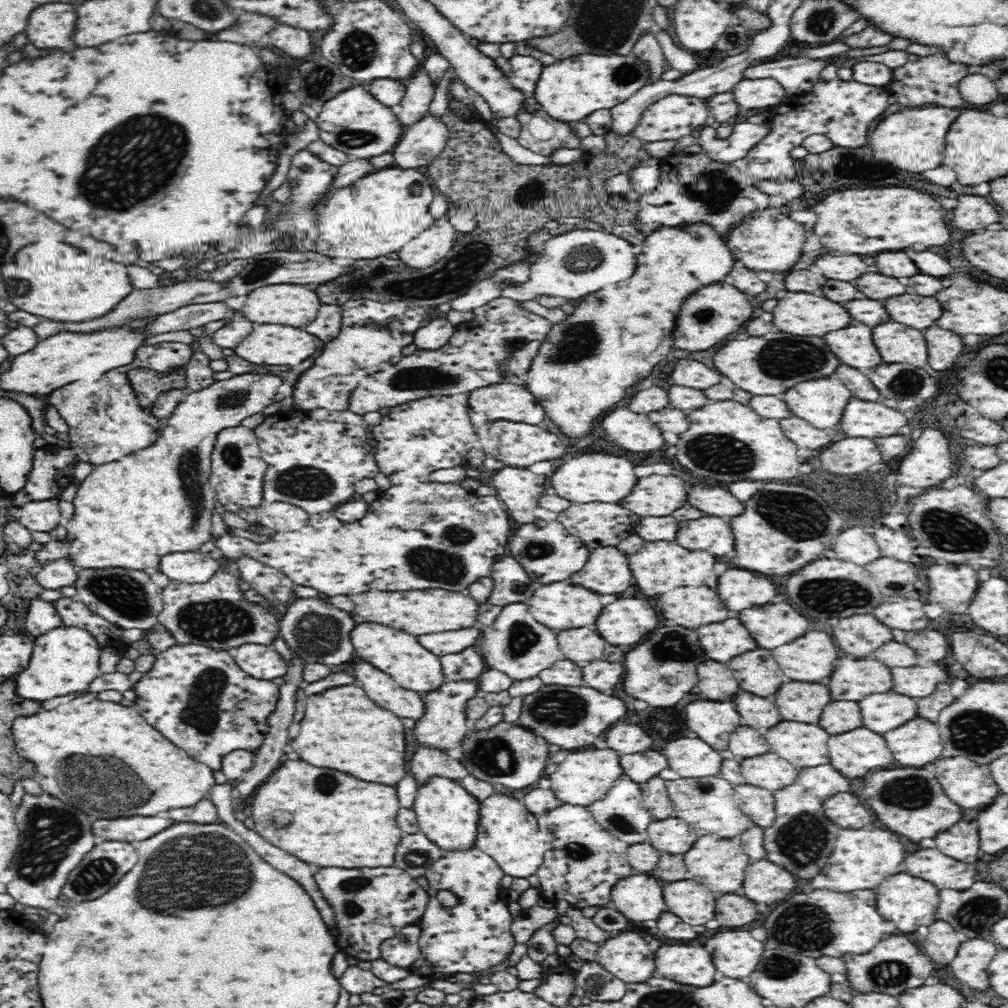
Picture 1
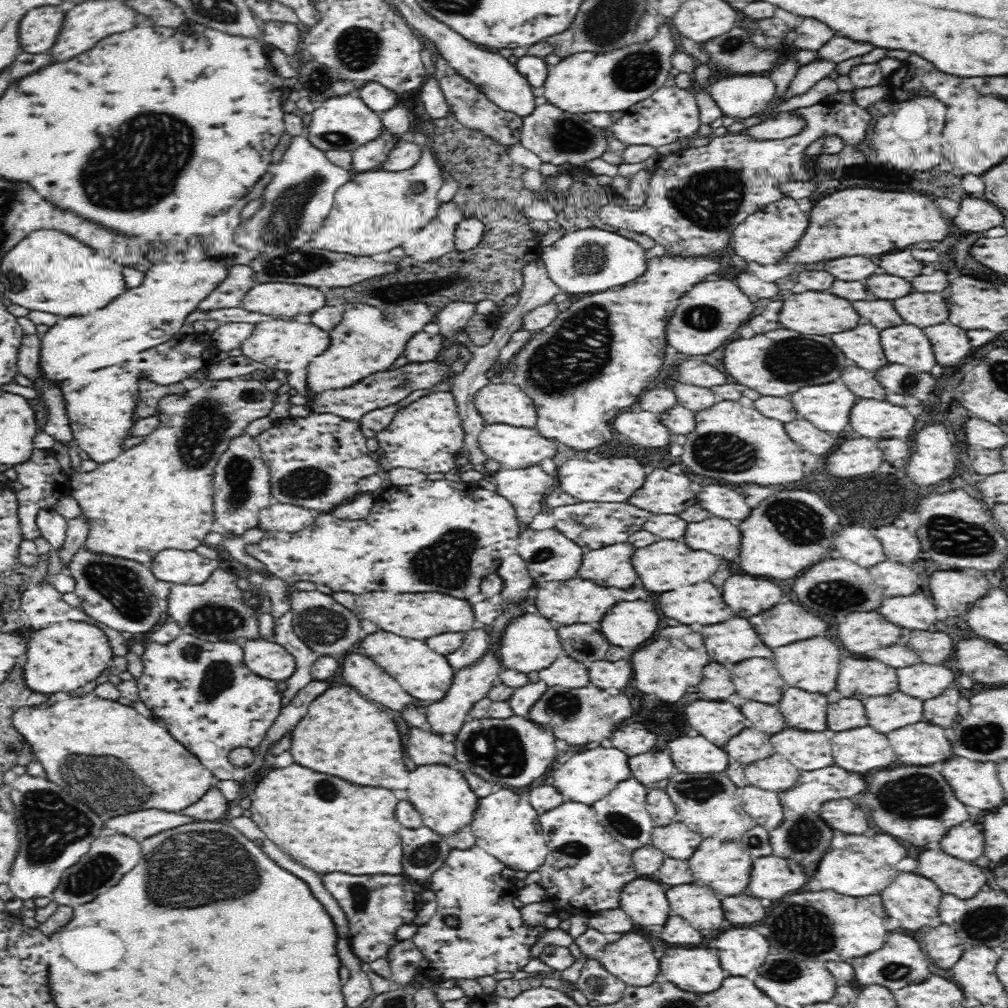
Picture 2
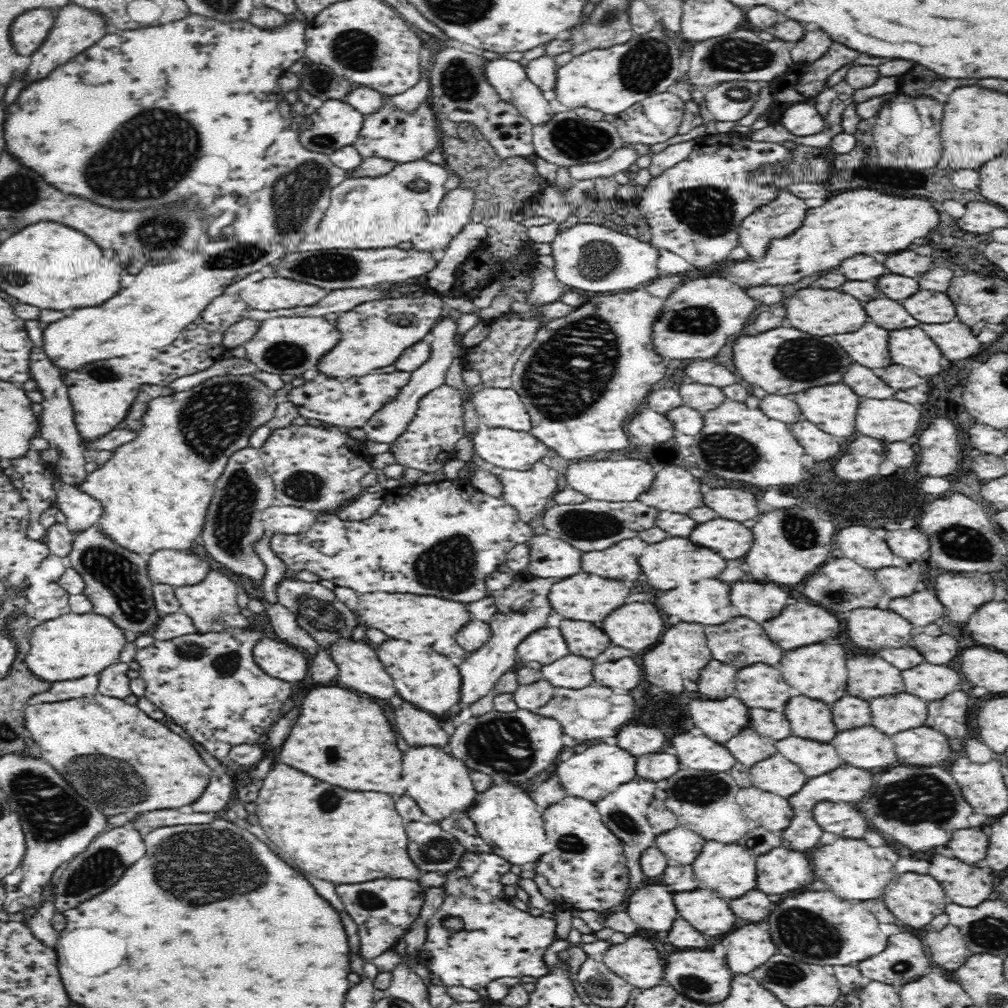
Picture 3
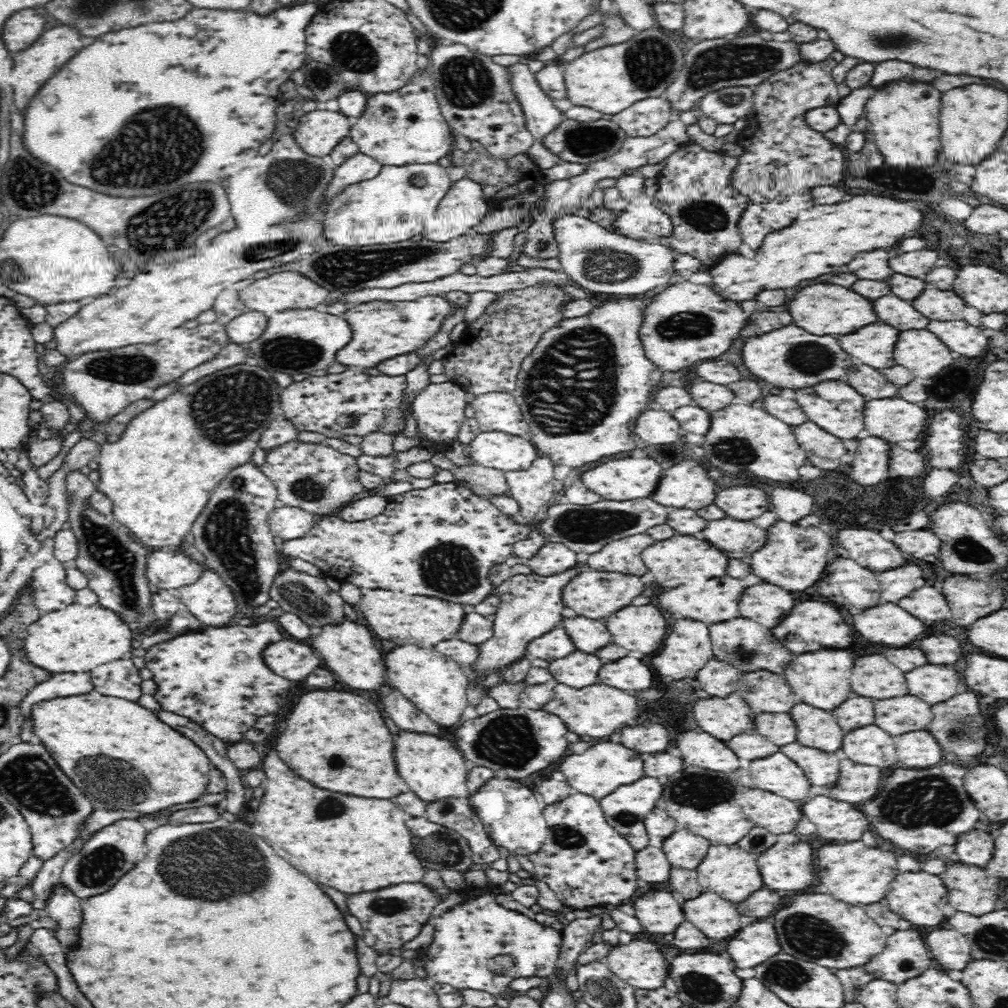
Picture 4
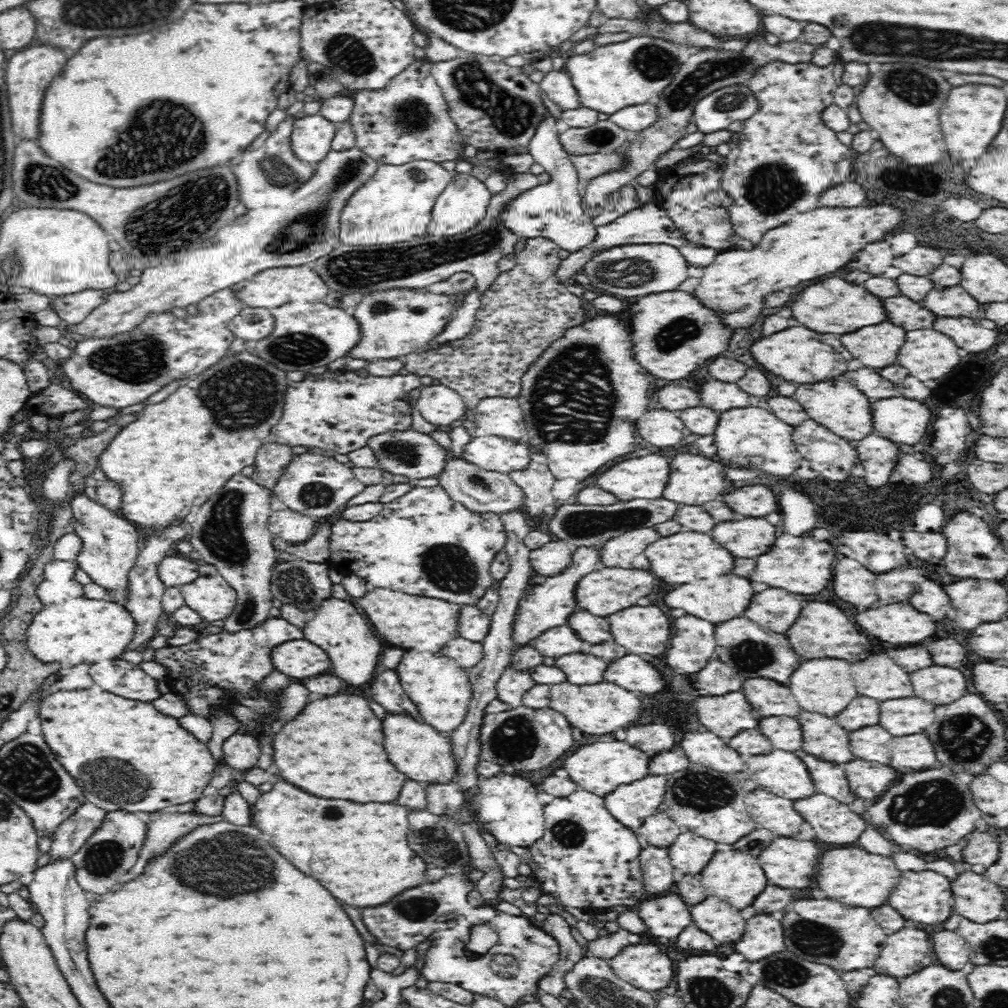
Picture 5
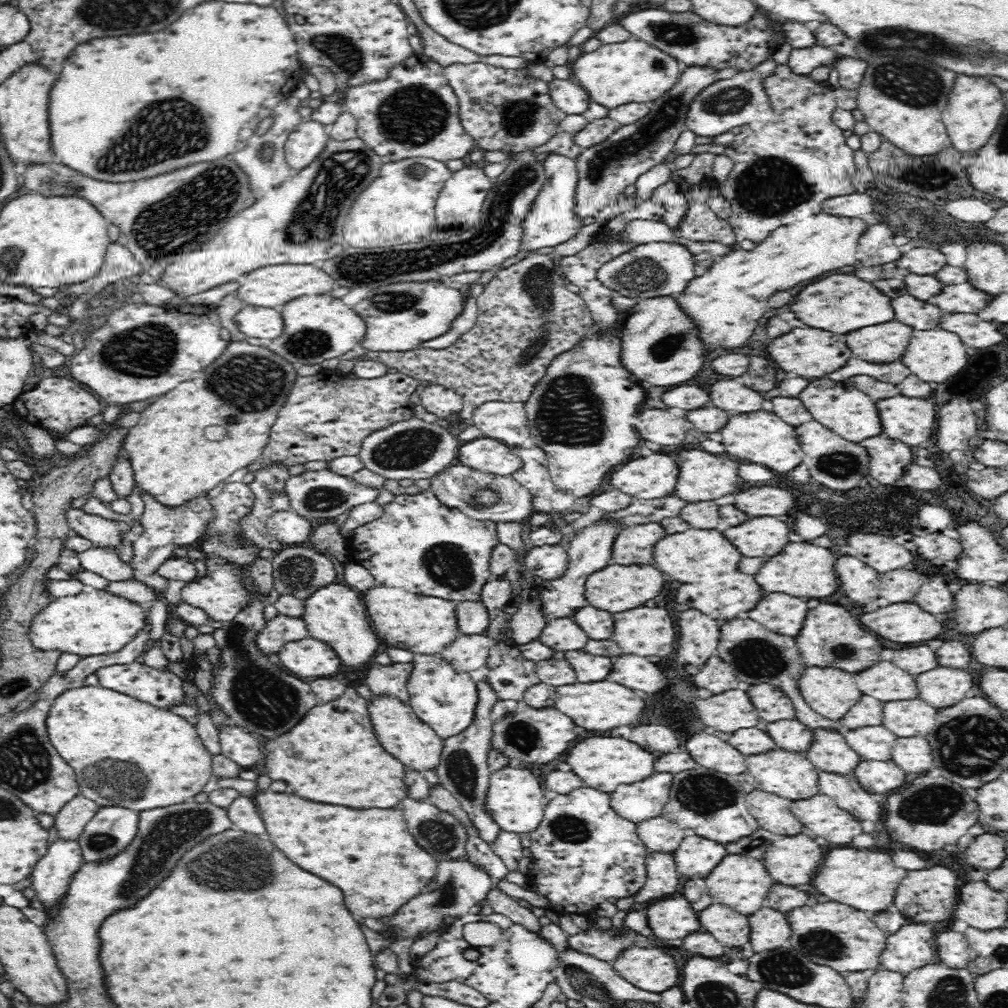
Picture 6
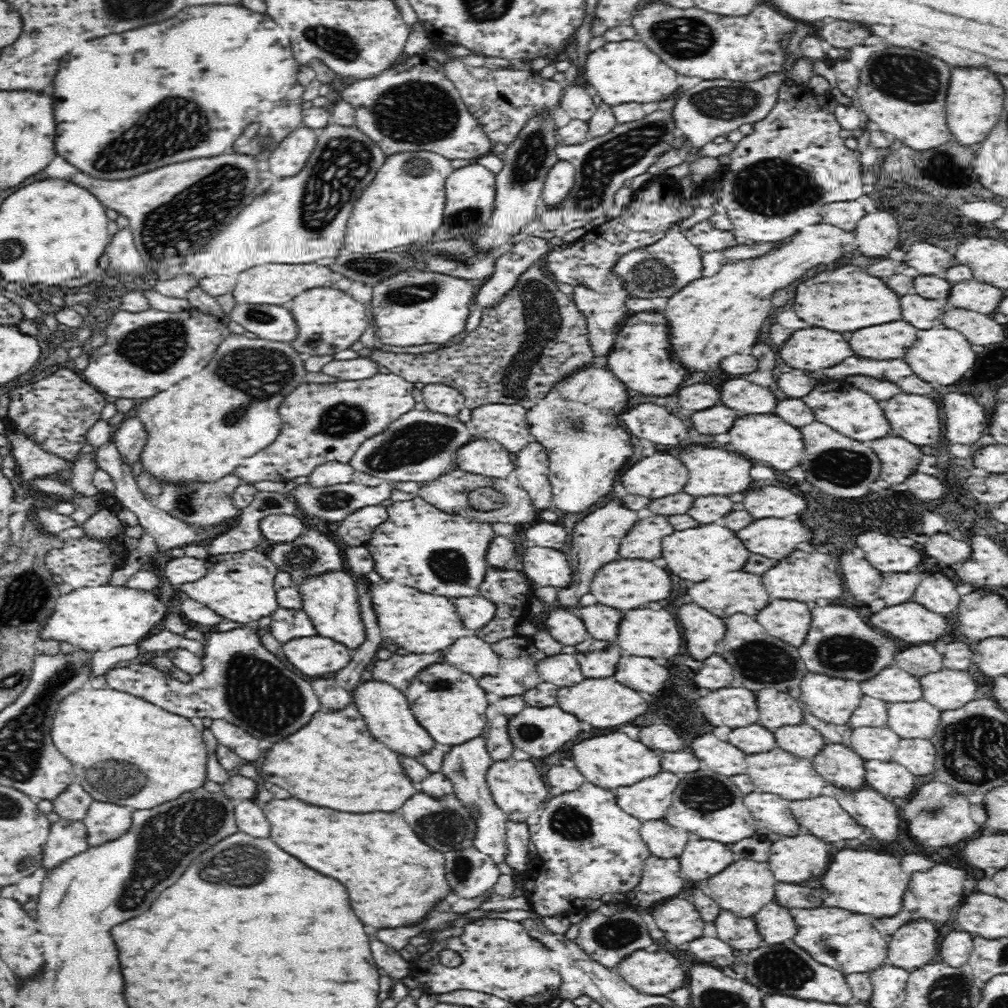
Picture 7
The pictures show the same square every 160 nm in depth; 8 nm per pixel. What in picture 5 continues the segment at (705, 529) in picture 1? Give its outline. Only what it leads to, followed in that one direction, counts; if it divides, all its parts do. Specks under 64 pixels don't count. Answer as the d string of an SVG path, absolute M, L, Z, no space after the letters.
M744 518L738 522L724 522L712 530L714 538L722 542L734 556L752 558L772 550L776 542L776 526L766 518Z

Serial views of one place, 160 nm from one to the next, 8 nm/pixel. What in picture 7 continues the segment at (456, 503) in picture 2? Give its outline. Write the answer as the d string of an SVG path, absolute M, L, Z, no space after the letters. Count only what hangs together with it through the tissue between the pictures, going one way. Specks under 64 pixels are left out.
M420 496L410 500L394 501L387 506L387 511L389 518L376 530L368 544L368 551L374 557L374 570L384 576L384 581L406 584L406 587L451 599L479 594L481 581L484 580L489 567L486 553L492 537L495 536L491 525L478 523L461 515L447 514L428 504Z

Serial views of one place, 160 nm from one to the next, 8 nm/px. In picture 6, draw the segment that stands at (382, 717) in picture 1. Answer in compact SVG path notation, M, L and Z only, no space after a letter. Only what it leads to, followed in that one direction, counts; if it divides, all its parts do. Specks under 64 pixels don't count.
M346 686L344 696L336 702L316 706L310 714L290 730L290 734L278 736L276 740L268 740L263 752L264 768L268 778L274 782L286 782L290 794L296 794L306 800L350 806L350 808L396 808L400 800L408 797L408 785L404 782L404 764L398 762L392 754L388 754L374 736L367 713L366 700L356 692L356 688Z

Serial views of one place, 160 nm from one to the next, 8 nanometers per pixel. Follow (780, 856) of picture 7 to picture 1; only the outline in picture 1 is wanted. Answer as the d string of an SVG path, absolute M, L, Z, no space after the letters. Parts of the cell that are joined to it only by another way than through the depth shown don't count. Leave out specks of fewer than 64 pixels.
M762 859L746 868L744 894L750 900L770 904L786 898L792 890L796 890L796 886L796 876L770 859Z

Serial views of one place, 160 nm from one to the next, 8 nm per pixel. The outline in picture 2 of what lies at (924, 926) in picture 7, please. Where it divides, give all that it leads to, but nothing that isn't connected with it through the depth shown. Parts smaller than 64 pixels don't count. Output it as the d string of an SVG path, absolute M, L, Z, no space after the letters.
M890 934L886 946L877 950L874 954L868 954L866 958L852 958L848 960L856 973L856 984L859 986L882 985L891 991L908 986L910 983L922 982L930 974L930 966L934 959L922 952L922 947L914 938L904 934Z

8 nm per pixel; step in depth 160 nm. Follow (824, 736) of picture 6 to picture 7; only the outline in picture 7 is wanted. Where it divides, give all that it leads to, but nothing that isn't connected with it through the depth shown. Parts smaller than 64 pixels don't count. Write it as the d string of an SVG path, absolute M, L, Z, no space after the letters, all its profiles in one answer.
M827 743L812 762L818 774L839 792L858 792L869 787L864 760L850 748Z

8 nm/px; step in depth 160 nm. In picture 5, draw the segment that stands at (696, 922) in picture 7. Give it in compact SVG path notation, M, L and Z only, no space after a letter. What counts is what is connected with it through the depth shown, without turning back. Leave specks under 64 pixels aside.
M668 893L668 896L662 896L662 898L656 897L654 899L648 899L635 907L636 911L644 922L648 924L650 932L654 936L664 936L664 938L676 938L686 926L690 926L690 912L686 910L686 902L682 902L682 897L674 893Z

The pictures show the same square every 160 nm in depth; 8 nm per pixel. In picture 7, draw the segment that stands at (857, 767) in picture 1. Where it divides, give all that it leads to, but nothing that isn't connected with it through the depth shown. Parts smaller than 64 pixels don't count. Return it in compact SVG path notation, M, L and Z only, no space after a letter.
M861 726L851 729L852 750L864 761L890 762L899 745L900 738L890 727Z

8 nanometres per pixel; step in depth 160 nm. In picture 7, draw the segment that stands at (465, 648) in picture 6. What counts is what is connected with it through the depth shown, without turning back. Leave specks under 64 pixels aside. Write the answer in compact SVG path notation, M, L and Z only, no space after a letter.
M477 635L458 639L444 652L445 662L458 667L458 670L474 675L474 678L498 674L498 656L494 653L491 643Z

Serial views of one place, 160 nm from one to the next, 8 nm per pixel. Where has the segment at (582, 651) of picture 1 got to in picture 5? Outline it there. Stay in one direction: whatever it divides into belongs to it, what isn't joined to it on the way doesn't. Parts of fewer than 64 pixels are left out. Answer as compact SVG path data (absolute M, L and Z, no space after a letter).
M588 610L574 612L574 614L570 615L566 624L570 625L588 643L596 644L596 642L612 640L608 620L602 618L602 616L594 616Z

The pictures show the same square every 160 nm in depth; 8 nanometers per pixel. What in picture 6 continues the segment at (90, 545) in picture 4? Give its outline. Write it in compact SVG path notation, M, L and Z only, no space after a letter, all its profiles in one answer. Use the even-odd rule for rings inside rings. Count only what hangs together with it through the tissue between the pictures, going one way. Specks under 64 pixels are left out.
M70 508L65 514L66 523L70 530L75 531L78 536L90 540L94 547L115 546L117 552L121 548L122 536L130 532L131 524L114 522L96 515L87 514L82 508ZM124 530L124 534L119 534Z

